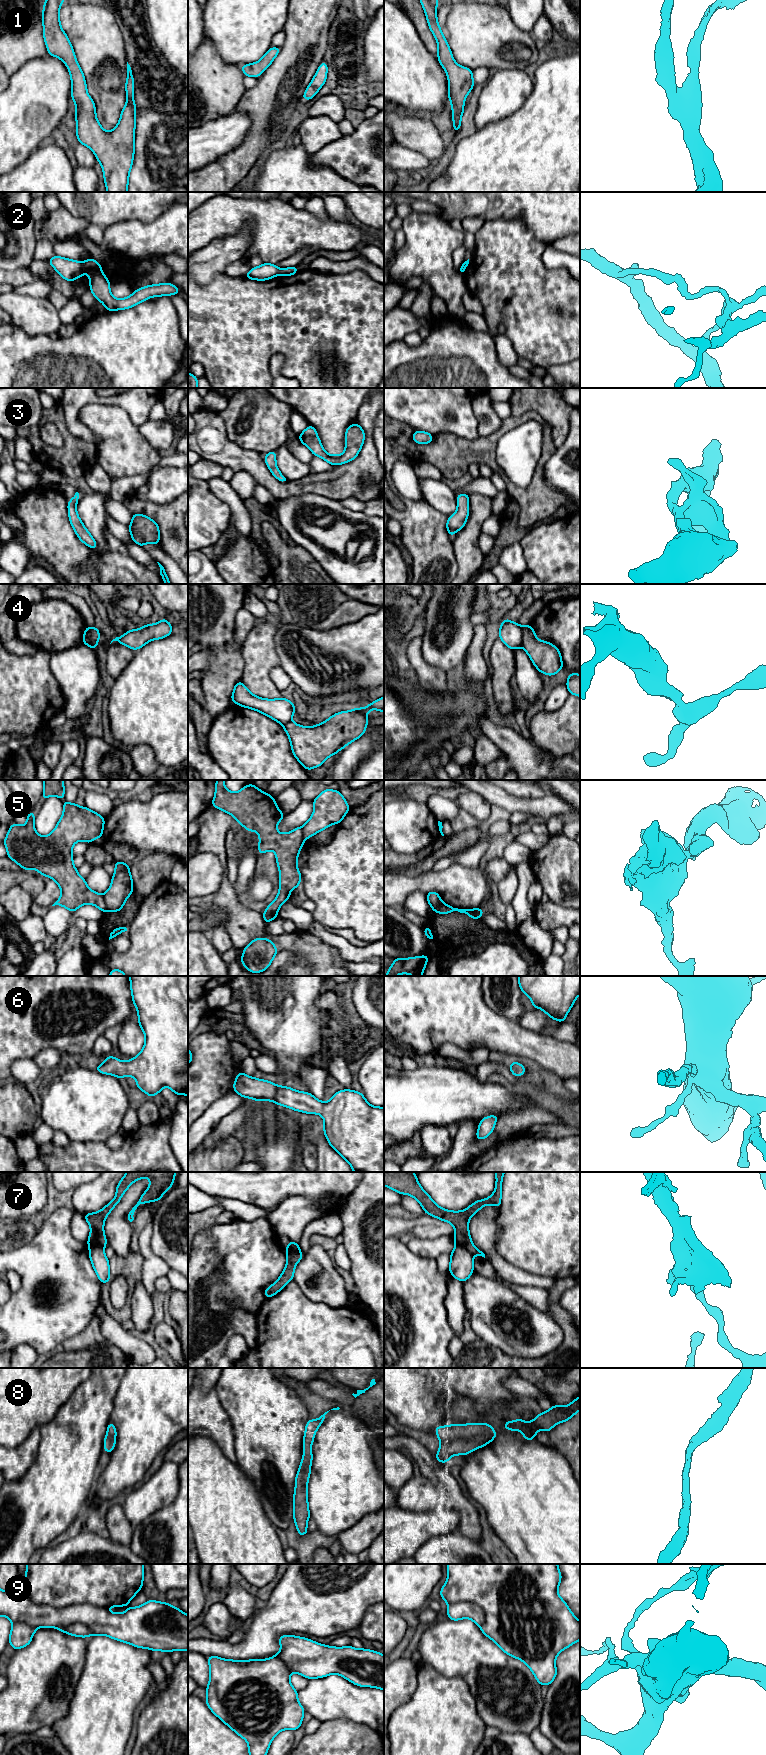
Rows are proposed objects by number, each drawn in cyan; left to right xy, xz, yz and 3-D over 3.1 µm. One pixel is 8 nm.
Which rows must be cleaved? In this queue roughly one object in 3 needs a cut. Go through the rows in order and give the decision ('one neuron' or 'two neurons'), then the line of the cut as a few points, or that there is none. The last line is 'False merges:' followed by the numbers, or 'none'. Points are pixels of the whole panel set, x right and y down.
1: one neuron | no cut
2: two neurons | xy (81, 263), (84, 271)
3: one neuron | no cut
4: two neurons | yz (523, 627), (521, 645)
5: two neurons | xy (102, 895), (108, 910)
6: one neuron | no cut
7: two neurons | yz (456, 1243), (463, 1246), (472, 1255)
8: one neuron | no cut
9: two neurons | xy (21, 1586), (36, 1603), (55, 1607), (91, 1603), (106, 1608)
False merges: 2, 4, 5, 7, 9

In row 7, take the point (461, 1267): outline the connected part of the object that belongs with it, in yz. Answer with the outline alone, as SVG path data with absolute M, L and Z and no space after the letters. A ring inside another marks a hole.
M456 1244L450 1254L448 1270L459 1281L464 1282L468 1280L474 1271L473 1255L464 1247Z

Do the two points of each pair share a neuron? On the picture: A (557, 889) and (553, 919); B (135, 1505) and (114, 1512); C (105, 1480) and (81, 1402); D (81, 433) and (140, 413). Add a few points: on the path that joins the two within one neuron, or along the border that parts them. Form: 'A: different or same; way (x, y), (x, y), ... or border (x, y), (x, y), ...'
A: different; border (549, 900), (569, 908)
B: different; border (121, 1506), (125, 1517), (133, 1527)
C: different; border (96, 1477), (92, 1487)
D: same; way (74, 411), (84, 399), (118, 400)

